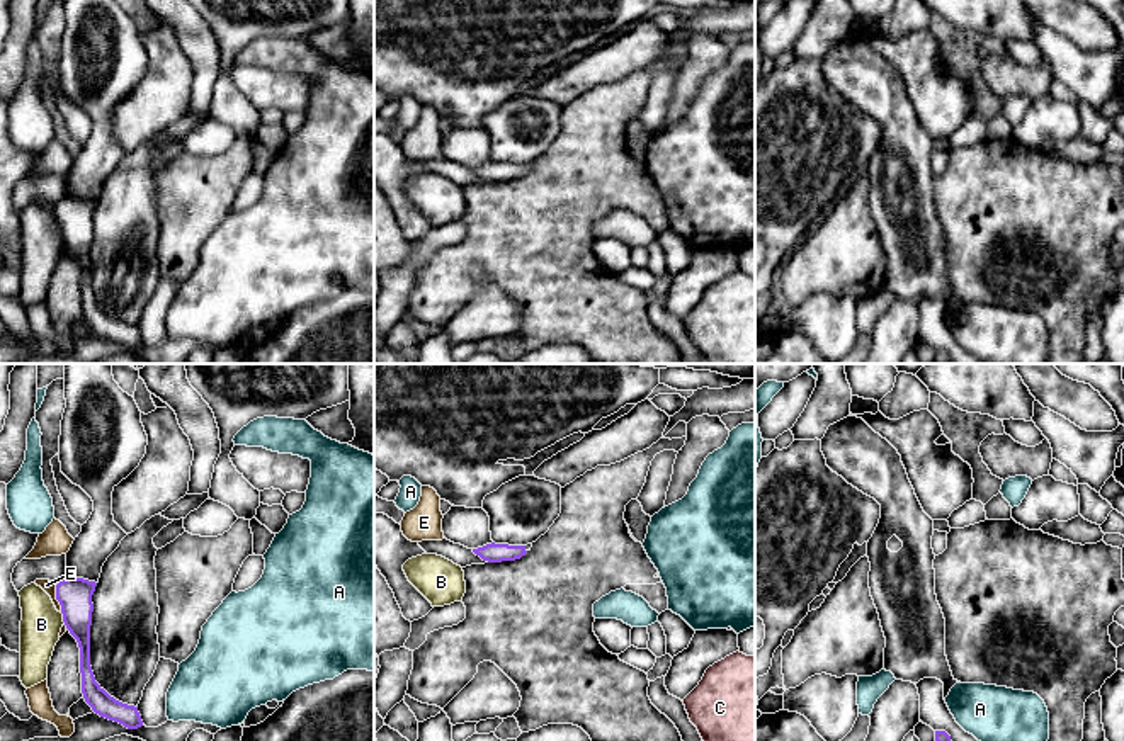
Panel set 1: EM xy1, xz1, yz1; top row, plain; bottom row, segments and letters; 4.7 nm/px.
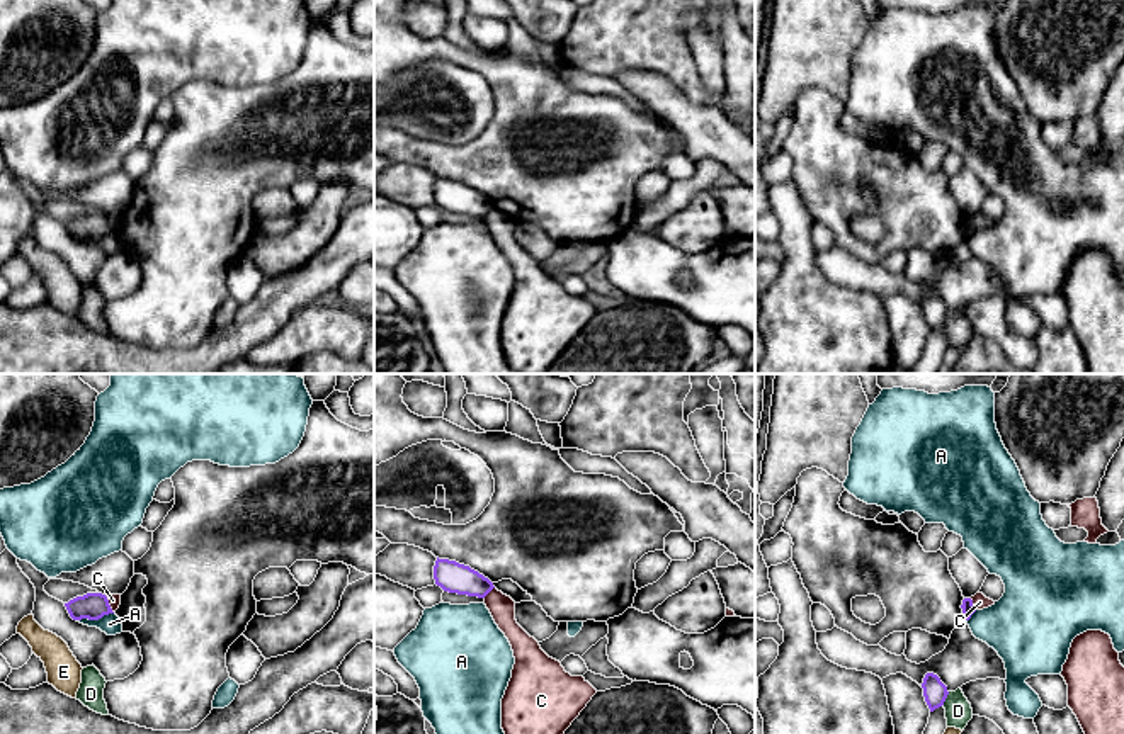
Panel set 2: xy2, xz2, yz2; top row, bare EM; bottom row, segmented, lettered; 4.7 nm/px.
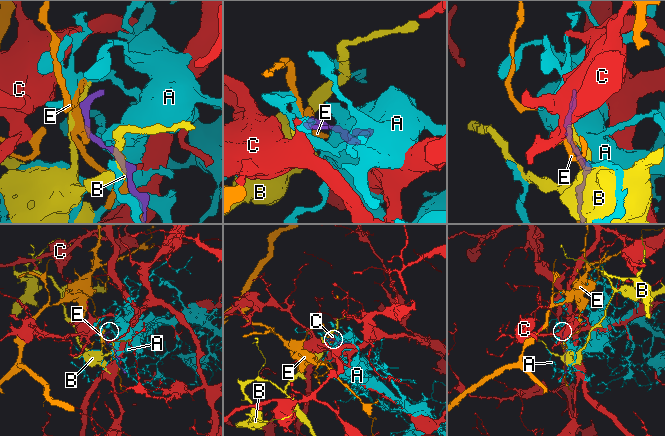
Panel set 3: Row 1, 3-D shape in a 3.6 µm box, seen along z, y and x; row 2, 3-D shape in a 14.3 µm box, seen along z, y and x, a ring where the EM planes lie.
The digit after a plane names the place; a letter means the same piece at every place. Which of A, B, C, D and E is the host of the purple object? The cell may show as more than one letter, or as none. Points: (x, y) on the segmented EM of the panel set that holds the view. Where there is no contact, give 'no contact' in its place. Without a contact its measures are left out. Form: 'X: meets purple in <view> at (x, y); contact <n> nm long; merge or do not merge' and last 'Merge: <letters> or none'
A: meets purple in xy2 at (94, 619); contact 180 nm long; do not merge
B: meets purple in xy1 at (63, 617); contact 60 nm long; do not merge
C: meets purple in yz2 at (971, 604); contact 70 nm long; do not merge
D: meets purple in yz2 at (946, 697); contact 70 nm long; do not merge
E: meets purple in xy1 at (56, 599); contact 130 nm long; do not merge
Merge: none

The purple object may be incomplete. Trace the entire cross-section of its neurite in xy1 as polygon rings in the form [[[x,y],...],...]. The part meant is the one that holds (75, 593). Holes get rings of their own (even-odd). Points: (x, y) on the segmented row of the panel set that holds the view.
[[[68,578],[56,585],[56,600],[61,605],[63,622],[80,648],[82,693],[95,714],[119,722],[128,729],[143,726],[138,707],[111,697],[97,682],[90,666],[92,595],[97,583],[83,578]]]

